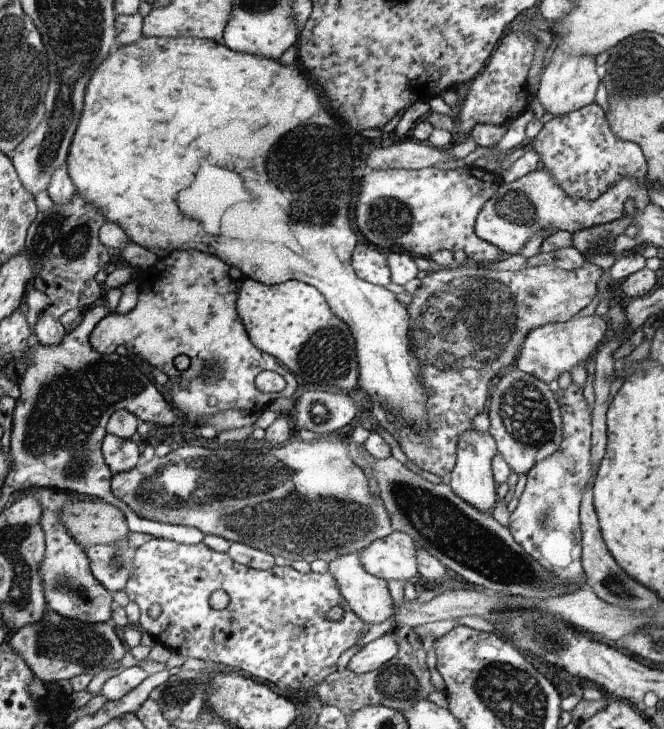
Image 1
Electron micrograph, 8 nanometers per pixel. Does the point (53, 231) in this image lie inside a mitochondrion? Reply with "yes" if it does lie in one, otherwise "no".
yes

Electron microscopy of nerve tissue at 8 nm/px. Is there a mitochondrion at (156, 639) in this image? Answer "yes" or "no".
no

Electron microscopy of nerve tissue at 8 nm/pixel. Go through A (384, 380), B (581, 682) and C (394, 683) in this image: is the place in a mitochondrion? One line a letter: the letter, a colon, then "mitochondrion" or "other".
A: other
B: other
C: mitochondrion

